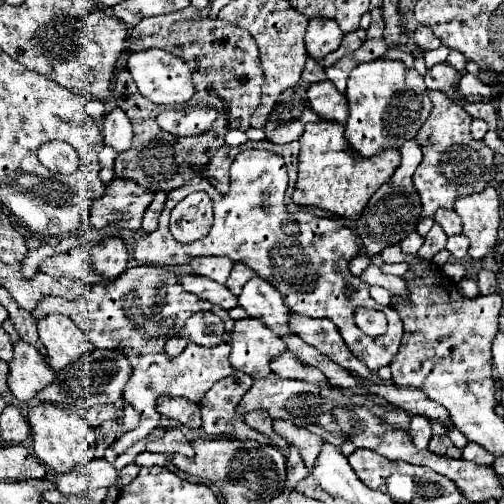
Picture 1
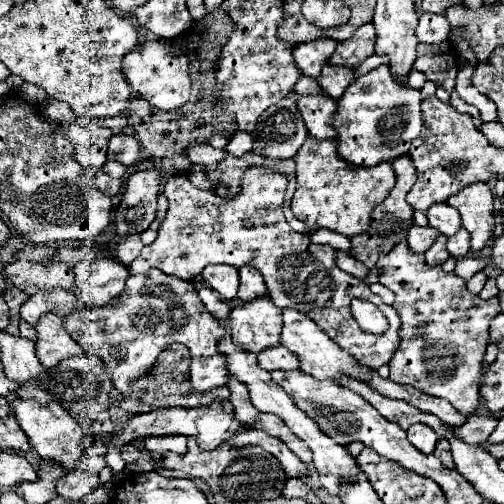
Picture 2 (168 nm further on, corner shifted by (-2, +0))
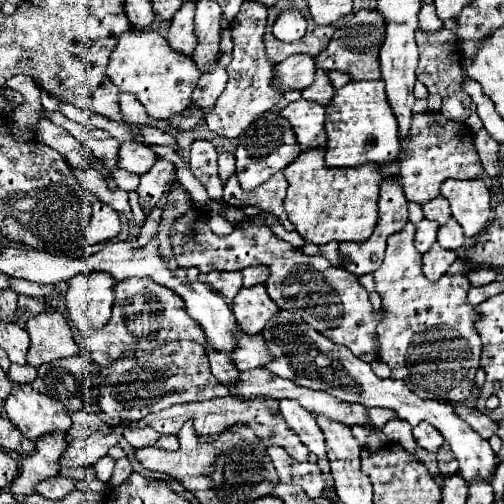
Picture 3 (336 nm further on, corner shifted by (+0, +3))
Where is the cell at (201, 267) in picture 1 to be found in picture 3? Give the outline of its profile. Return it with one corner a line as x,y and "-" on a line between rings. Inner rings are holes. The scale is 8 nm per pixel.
210,271
206,275
206,281
224,297
234,299
234,295
242,289
242,273
226,273
226,271

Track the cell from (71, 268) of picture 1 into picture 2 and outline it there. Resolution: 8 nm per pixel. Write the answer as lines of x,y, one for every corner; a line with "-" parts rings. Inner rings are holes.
16,260
4,268
10,286
18,286
26,290
28,294
36,294
38,290
52,290
56,286
60,288
74,288
74,268
56,262
56,264
42,264
42,262
28,262
28,260

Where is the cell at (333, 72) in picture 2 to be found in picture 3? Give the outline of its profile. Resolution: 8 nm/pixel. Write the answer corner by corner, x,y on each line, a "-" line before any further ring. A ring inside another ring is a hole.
318,69
314,83
302,91
302,97
304,97
306,101
316,101
316,103
320,103
320,105
328,105
334,93
336,93
336,91
334,91
332,83
328,81
328,73
324,73
324,71

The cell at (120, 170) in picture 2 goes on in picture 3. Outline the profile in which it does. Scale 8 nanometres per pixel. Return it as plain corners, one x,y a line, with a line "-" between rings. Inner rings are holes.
116,169
112,171
114,175
114,181
120,189
124,191
136,191
138,189
138,183
140,183
140,177
134,175
134,173
128,173
128,171
122,171
122,169

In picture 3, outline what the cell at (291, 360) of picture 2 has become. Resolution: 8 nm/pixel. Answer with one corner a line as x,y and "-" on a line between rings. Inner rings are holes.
238,335
236,349
232,353
232,361
238,371
248,371
262,367
262,363
270,361
270,355
266,355
266,343
262,335

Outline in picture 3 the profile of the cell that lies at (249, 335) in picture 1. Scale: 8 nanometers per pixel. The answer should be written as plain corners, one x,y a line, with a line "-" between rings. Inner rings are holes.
256,285
250,289
242,289
234,301
232,301
232,311
238,321
238,325
244,331
250,331
250,335
262,333
264,325
278,315
278,305
268,297
264,285

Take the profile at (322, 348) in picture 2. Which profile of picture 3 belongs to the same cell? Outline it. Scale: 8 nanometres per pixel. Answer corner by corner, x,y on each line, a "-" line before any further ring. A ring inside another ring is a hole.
282,311
280,313
280,335
264,335
264,341
268,345
268,353
274,357
274,361
266,363
264,369
268,369
272,375
290,379
298,383
300,387
314,389
314,391
326,391
332,397
338,397
346,403
362,403
364,407
384,407
396,413
398,419
408,421
412,427
416,427
420,421
428,421
434,425
444,439
450,443
458,463
460,463
460,475
470,481
474,477
482,477
490,481
494,473
494,451
490,449
490,443
482,439
476,431
470,429
468,423
464,423
450,403
422,399
414,391
406,387
406,383
396,379
378,379
368,363
354,357
346,347
342,351
336,351
336,345
322,337
316,329
312,329
308,323
298,321
292,313

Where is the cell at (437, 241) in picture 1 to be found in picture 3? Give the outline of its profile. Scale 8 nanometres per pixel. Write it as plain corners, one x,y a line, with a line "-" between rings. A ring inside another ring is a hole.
438,243
432,245
432,249
428,253
424,253
424,277
428,281
438,281
442,275
446,275
446,271
450,269
450,265
456,261
456,253
450,249
440,247

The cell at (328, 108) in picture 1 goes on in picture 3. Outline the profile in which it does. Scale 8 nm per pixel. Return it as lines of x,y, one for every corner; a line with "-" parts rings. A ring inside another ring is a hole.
298,99
280,111
284,119
290,121
290,127
296,135
296,141
302,151
326,147
324,133
324,107
318,103
306,103

